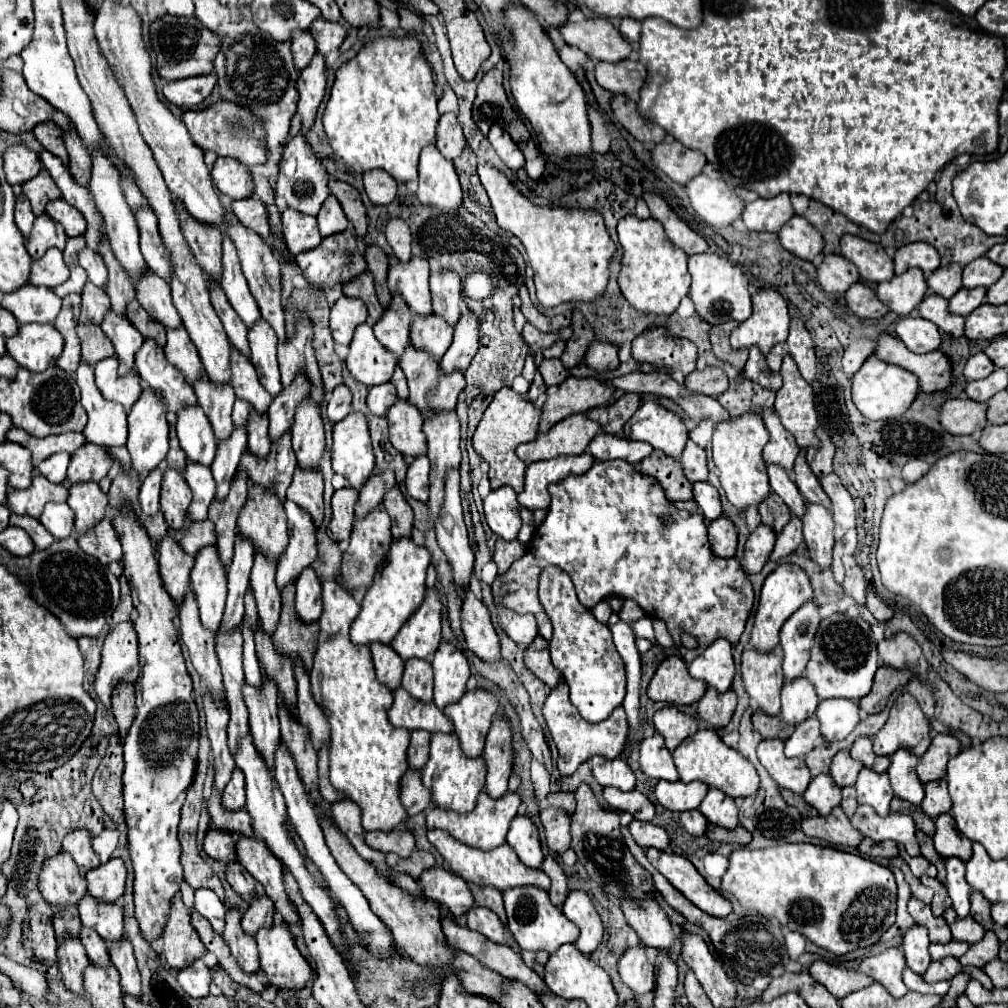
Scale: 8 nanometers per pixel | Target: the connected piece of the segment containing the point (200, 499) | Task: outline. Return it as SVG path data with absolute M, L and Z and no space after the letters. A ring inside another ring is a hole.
M188 461L184 479L192 489L188 521L204 521L210 501L214 499L214 477L206 465L194 465L194 461Z

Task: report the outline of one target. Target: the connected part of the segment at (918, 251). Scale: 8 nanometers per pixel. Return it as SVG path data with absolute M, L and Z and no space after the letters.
M910 243L896 251L894 265L896 265L896 275L904 273L910 267L918 267L924 271L924 275L930 275L932 271L936 271L940 267L940 257L932 245Z

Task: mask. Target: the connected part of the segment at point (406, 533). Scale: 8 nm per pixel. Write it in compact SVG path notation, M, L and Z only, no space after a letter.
M398 485L394 489L390 489L390 493L386 493L386 503L384 509L388 511L390 519L392 519L392 535L398 537L410 537L412 531L412 509L406 503L404 495L400 493Z

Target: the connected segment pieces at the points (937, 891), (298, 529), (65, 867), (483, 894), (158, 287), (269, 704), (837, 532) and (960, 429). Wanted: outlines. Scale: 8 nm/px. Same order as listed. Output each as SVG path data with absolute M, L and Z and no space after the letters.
M920 877L920 881L926 885L926 887L932 887L934 889L934 899L932 899L932 913L936 917L940 917L944 913L944 909L952 907L952 901L950 901L950 895L944 887L944 883L940 883L936 877Z
M286 501L286 515L288 515L288 547L282 551L282 557L278 559L278 571L276 571L276 585L278 589L284 589L284 585L300 575L302 569L306 569L318 549L316 549L316 529L314 521L310 521L308 513L302 513L298 505L292 501Z
M60 851L42 865L42 875L38 877L38 889L42 897L58 911L70 905L78 905L86 893L86 881L78 871L70 853Z
M470 885L472 889L472 895L474 895L474 901L478 907L488 907L492 909L500 921L506 925L506 913L504 913L504 905L502 905L502 893L494 887L478 887L478 885Z
M146 269L146 277L138 281L136 287L136 299L138 303L162 325L166 327L180 327L180 315L176 307L172 305L172 295L170 295L170 285L162 281L162 277L154 277L150 269Z
M264 677L260 687L244 681L242 695L250 715L250 733L254 737L254 745L266 759L268 767L274 769L274 751L280 737L278 689L274 689L274 685L270 685L270 681Z
M828 473L826 477L820 477L820 485L826 491L826 495L832 501L832 515L834 515L834 537L840 541L844 533L852 527L856 527L856 507L850 493L844 489L840 479L834 473Z
M948 399L940 411L942 427L952 435L974 435L986 427L986 403L972 399Z

